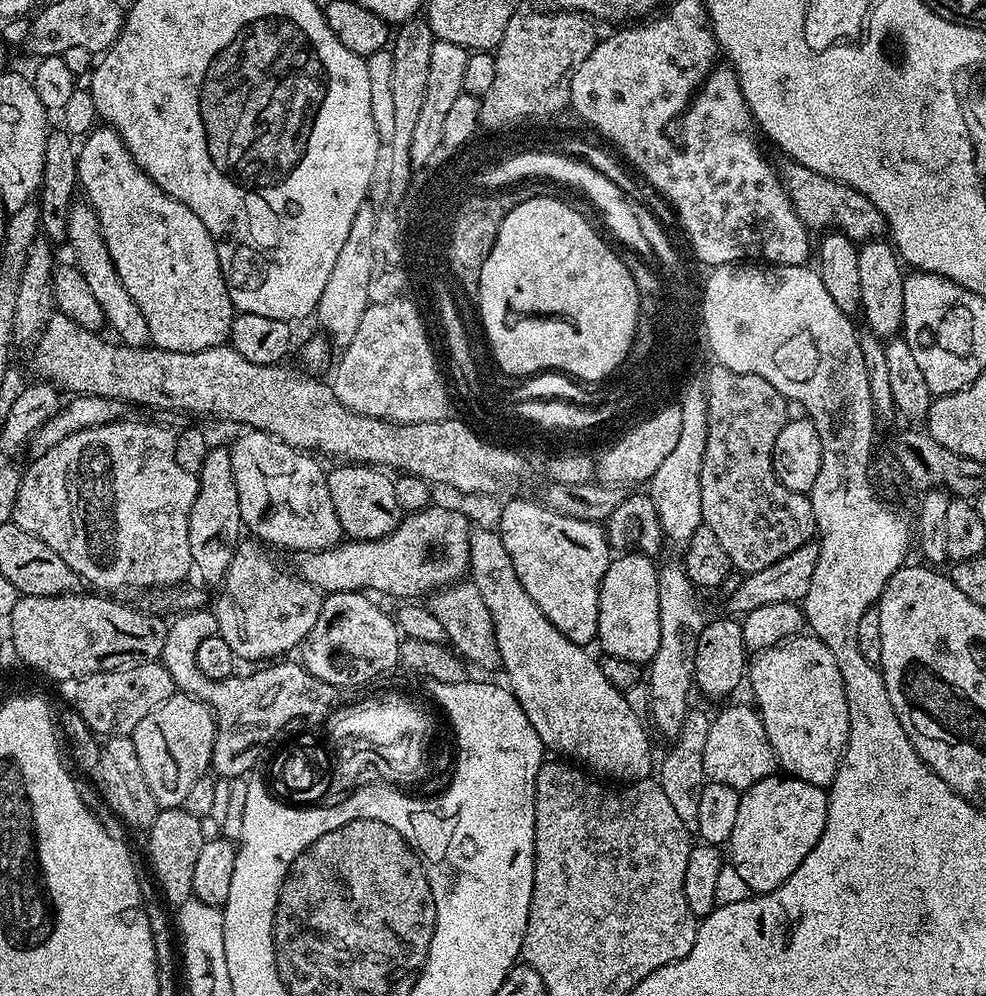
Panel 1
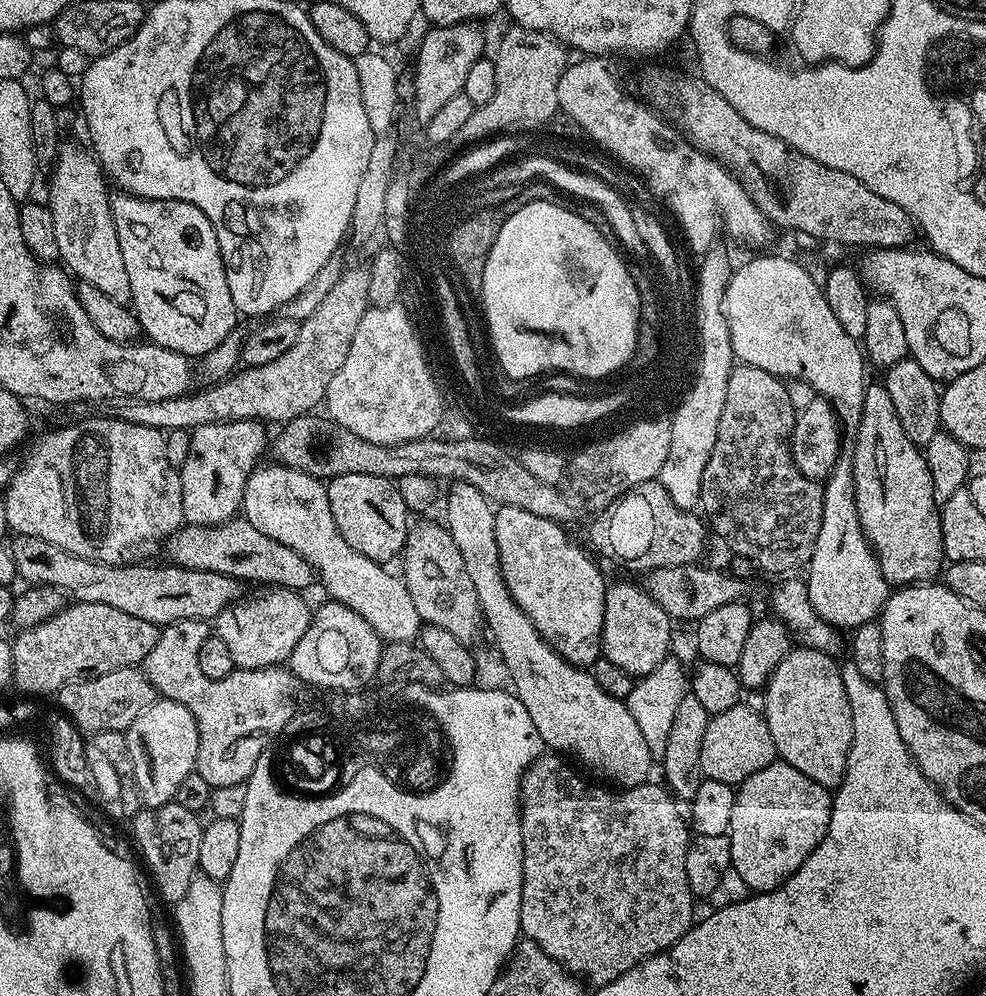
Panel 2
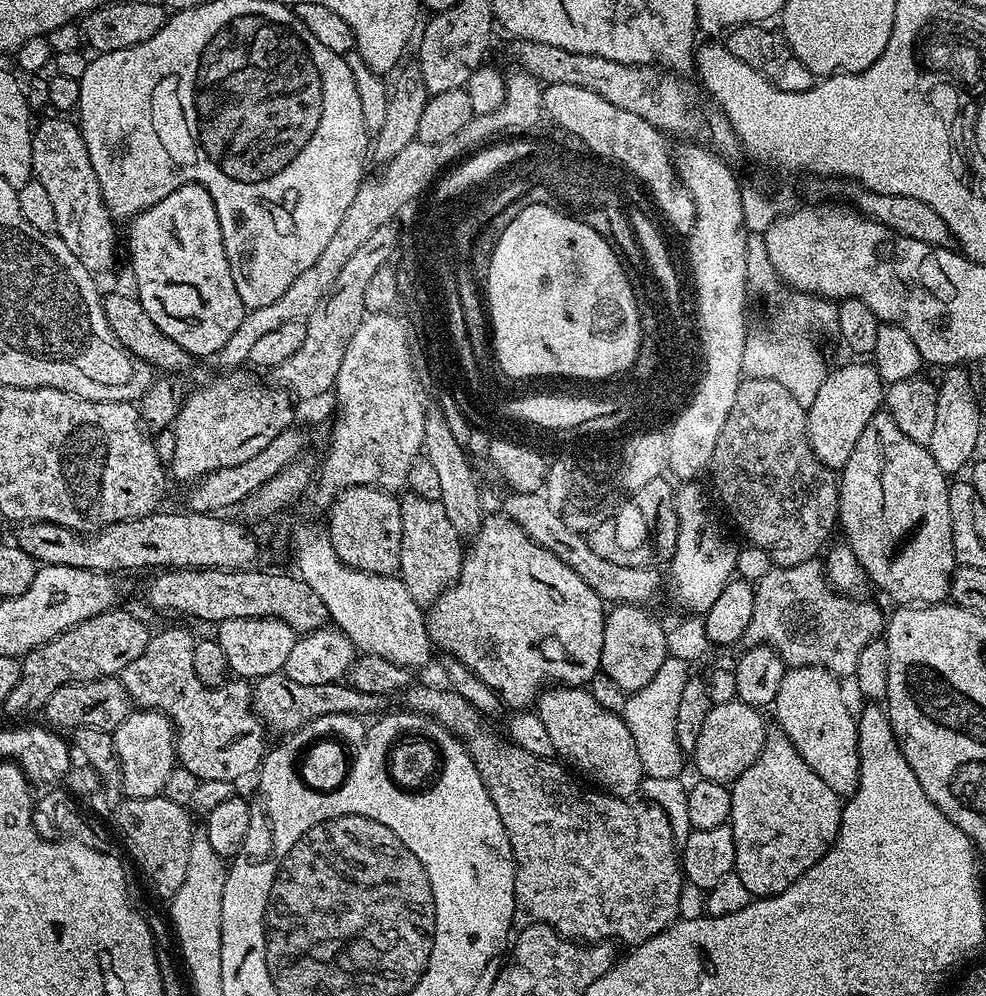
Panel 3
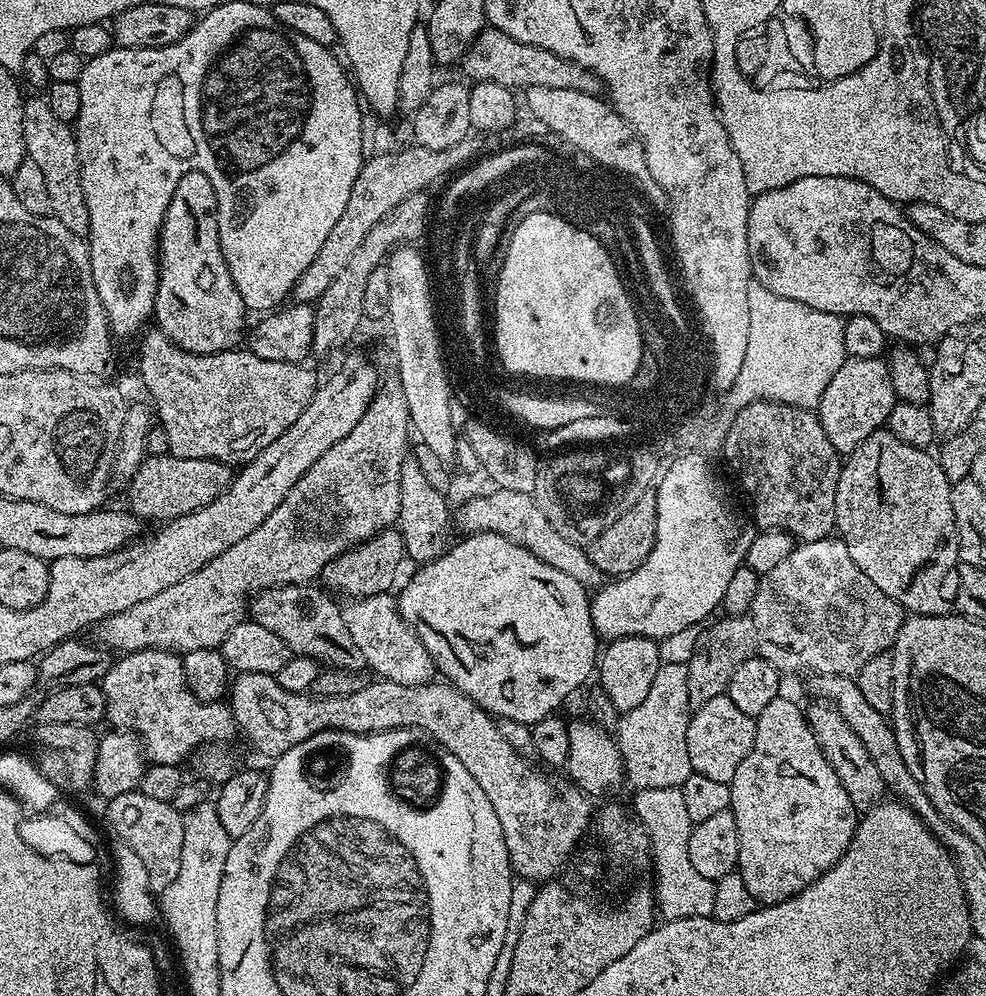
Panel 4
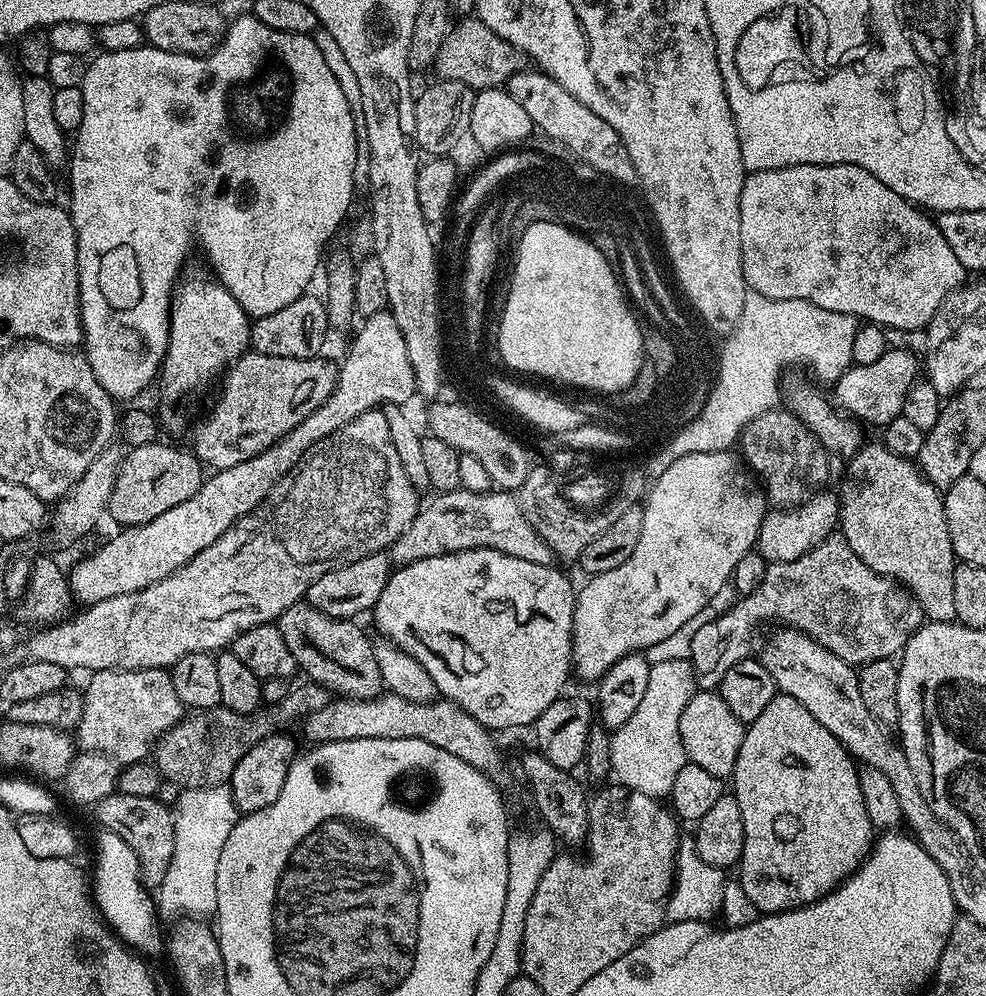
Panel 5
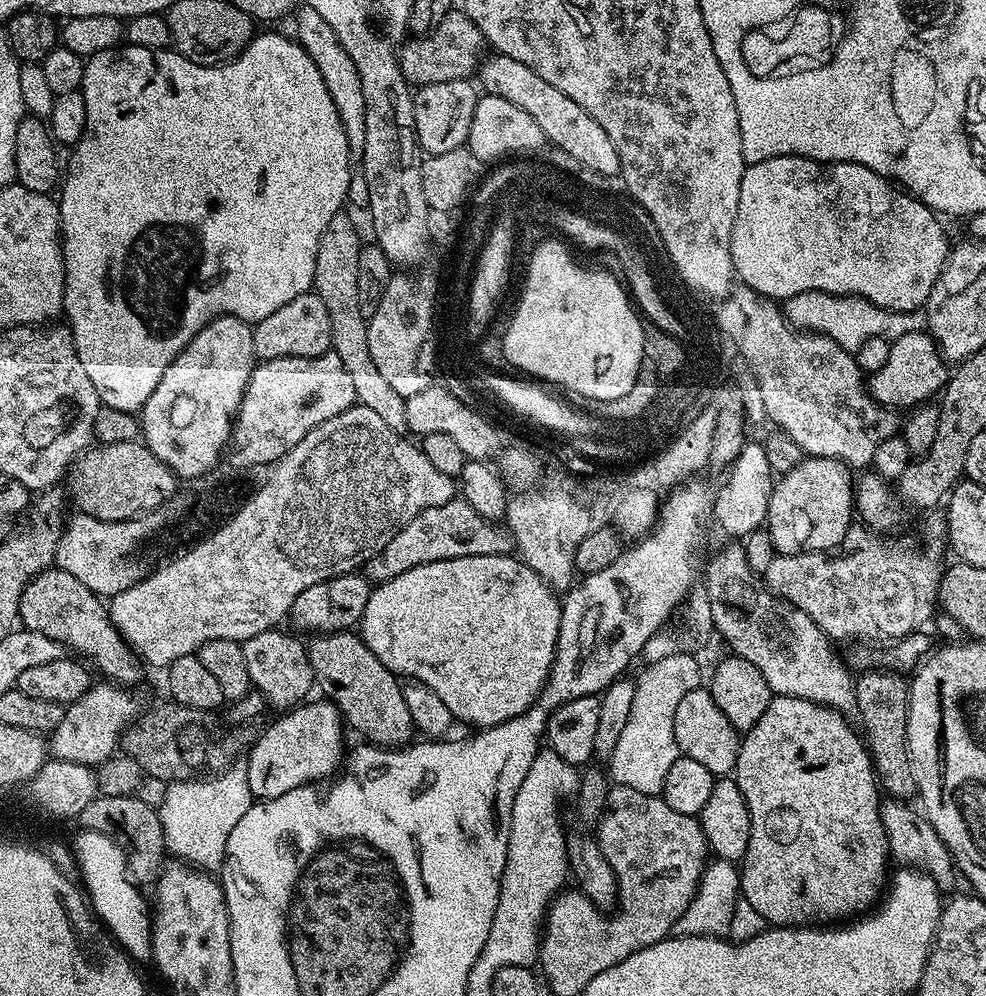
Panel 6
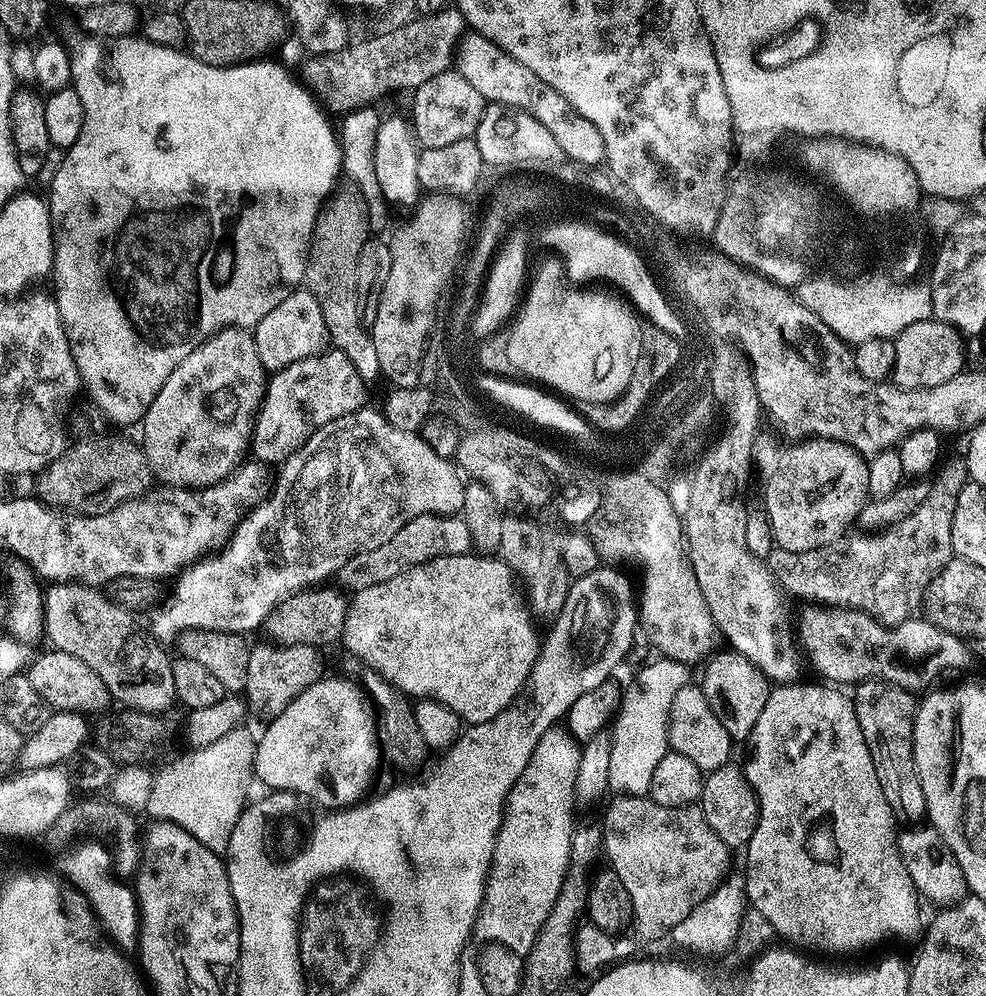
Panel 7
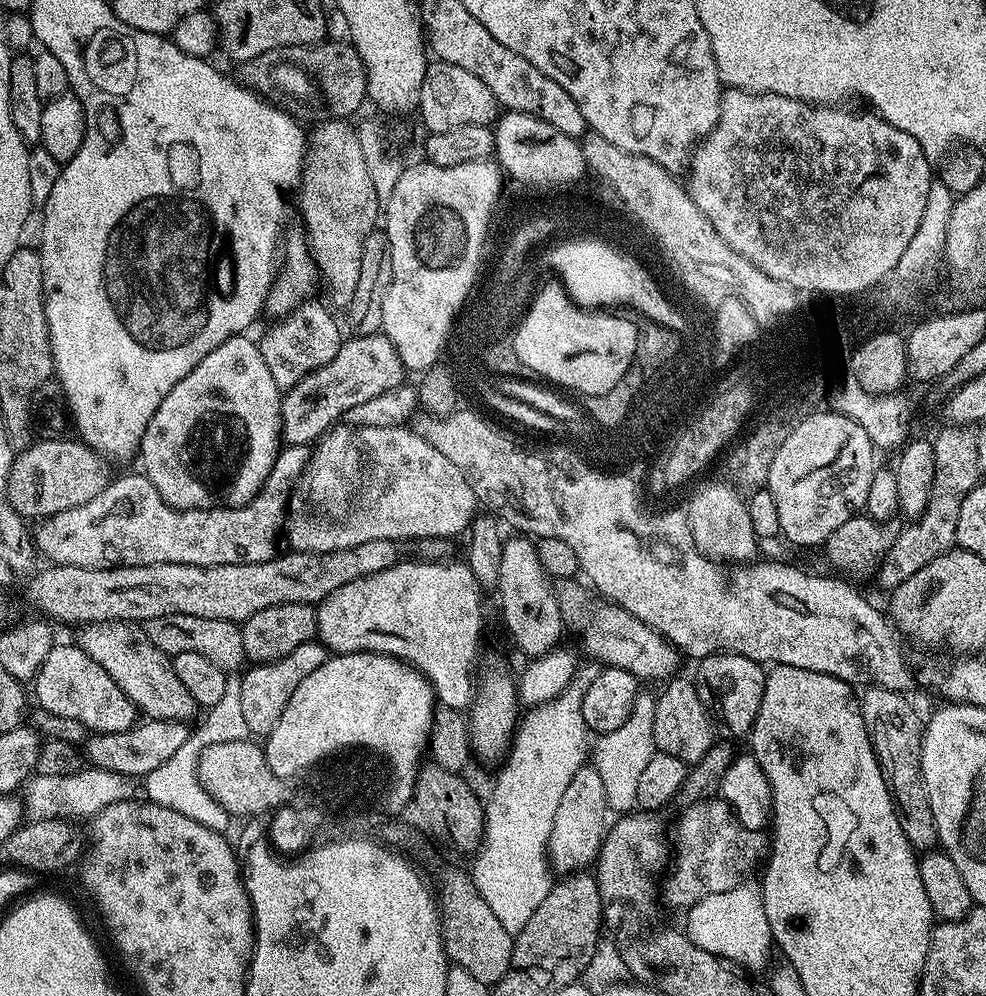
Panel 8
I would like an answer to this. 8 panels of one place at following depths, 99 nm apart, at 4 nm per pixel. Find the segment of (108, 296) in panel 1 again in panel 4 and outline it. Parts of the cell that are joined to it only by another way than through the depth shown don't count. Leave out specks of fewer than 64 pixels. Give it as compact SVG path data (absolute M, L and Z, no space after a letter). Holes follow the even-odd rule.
M32 94L24 101L22 138L27 159L34 161L38 170L42 170L46 191L50 193L52 215L62 222L62 226L66 226L66 230L74 230L74 234L84 236L88 231L88 211L82 194L82 174L73 125L55 116L43 95Z

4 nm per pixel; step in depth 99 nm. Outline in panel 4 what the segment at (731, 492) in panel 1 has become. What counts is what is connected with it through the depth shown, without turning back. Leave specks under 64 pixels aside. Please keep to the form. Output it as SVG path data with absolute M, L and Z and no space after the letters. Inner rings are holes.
M755 400L734 413L722 438L724 460L736 471L752 503L750 516L757 529L787 532L800 542L833 535L842 456L830 446L815 411Z

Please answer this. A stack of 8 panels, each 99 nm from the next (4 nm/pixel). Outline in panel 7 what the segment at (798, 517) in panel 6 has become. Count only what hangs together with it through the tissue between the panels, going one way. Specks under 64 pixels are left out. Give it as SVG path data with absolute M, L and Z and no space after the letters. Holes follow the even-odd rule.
M804 438L799 442L792 442L788 449L781 454L776 460L776 469L772 472L772 477L768 480L768 485L764 488L764 500L762 500L762 507L768 512L770 524L772 526L772 533L776 539L775 547L782 550L794 550L795 552L805 552L806 550L818 550L819 548L826 548L837 543L836 540L848 527L857 523L857 516L862 510L864 504L870 500L868 494L868 460L861 456L855 448L851 445L845 444L842 440L829 440L827 438Z

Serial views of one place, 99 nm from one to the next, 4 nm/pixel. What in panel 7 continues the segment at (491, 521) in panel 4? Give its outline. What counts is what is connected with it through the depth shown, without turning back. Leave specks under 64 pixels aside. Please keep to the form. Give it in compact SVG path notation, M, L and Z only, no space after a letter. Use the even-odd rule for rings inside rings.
M454 514L419 516L406 522L406 526L402 526L402 530L394 534L394 538L373 548L367 548L364 552L355 552L346 563L341 564L334 575L334 580L345 593L355 594L362 590L370 590L370 586L382 586L382 582L390 582L390 578L398 578L398 574L414 566L422 566L434 558L463 556L472 547L470 530L465 519Z

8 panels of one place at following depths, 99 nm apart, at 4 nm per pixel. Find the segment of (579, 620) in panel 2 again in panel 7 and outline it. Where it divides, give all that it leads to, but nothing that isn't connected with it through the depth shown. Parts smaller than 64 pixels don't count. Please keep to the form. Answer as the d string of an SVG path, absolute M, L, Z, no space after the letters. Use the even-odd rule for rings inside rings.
M479 554L443 556L434 558L422 566L414 566L410 570L398 574L398 578L390 578L390 582L382 582L382 586L370 586L370 590L355 593L348 606L342 644L348 647L350 655L357 656L366 667L373 668L395 691L408 698L416 696L415 698L437 700L439 704L444 704L450 710L454 710L454 714L458 714L465 725L469 725L494 718L499 712L506 710L506 706L510 706L522 690L541 646L538 636L536 640L536 628L532 623L534 623L533 617L530 615L525 597L514 579L514 573L503 560Z

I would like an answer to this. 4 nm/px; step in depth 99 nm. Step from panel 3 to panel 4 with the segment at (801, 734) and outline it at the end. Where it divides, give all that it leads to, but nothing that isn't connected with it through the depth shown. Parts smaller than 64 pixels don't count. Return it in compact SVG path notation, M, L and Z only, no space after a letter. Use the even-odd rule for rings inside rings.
M827 702L815 703L807 705L806 708L810 730L822 750L826 762L830 762L830 766L834 766L834 774L838 774L838 782L842 782L846 794L850 794L850 802L855 806L857 813L869 812L870 809L881 803L882 797L885 795L886 789L882 774L878 774L878 766L874 766L874 762L870 758L870 750L866 750L862 738L858 738L858 734L854 734L854 730L850 730L850 726L846 726L846 718L842 718L842 714L838 714L836 707Z

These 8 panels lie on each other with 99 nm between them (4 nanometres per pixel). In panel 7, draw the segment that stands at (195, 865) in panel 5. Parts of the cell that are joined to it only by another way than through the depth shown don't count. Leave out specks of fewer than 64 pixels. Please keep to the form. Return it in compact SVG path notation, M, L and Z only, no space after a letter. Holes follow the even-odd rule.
M236 727L205 748L185 751L185 756L170 761L161 772L157 771L150 791L147 815L152 815L153 821L165 820L171 824L177 824L182 830L198 838L198 842L202 842L210 850L221 854L227 853L230 834L234 834L234 826L245 810L244 795L248 792L248 783L253 783L256 767L257 737L251 736L245 728Z

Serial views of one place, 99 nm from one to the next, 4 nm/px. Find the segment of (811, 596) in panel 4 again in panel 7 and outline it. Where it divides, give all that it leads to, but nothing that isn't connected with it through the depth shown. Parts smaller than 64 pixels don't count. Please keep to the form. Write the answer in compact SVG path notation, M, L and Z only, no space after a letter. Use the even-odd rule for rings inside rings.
M967 459L947 460L931 477L922 504L896 527L875 538L857 534L845 548L829 546L805 552L773 547L766 563L777 585L789 595L813 596L813 601L830 606L852 607L889 626L909 619L915 613L912 611L921 607L924 591L932 579L954 556L954 509L958 507L958 494L970 481Z

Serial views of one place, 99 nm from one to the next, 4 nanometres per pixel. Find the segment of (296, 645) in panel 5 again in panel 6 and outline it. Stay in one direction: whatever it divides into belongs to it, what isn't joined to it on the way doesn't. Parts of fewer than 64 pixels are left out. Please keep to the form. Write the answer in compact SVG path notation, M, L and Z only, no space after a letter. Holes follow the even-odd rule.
M352 630L326 632L313 635L306 647L315 687L325 692L321 693L335 704L336 711L349 725L352 723L364 735L367 743L382 748L413 743L414 729L401 681L395 672L374 658L361 636Z

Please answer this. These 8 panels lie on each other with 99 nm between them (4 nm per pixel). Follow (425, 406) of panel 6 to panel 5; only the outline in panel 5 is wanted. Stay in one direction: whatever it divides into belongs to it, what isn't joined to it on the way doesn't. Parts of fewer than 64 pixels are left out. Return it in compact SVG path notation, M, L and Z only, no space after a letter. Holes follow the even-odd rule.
M436 404L428 412L428 429L431 435L442 438L459 453L473 455L490 474L493 485L500 490L519 490L526 482L530 467L530 452L525 445L515 440L508 432L503 432L496 424L491 424L486 415L464 404Z

